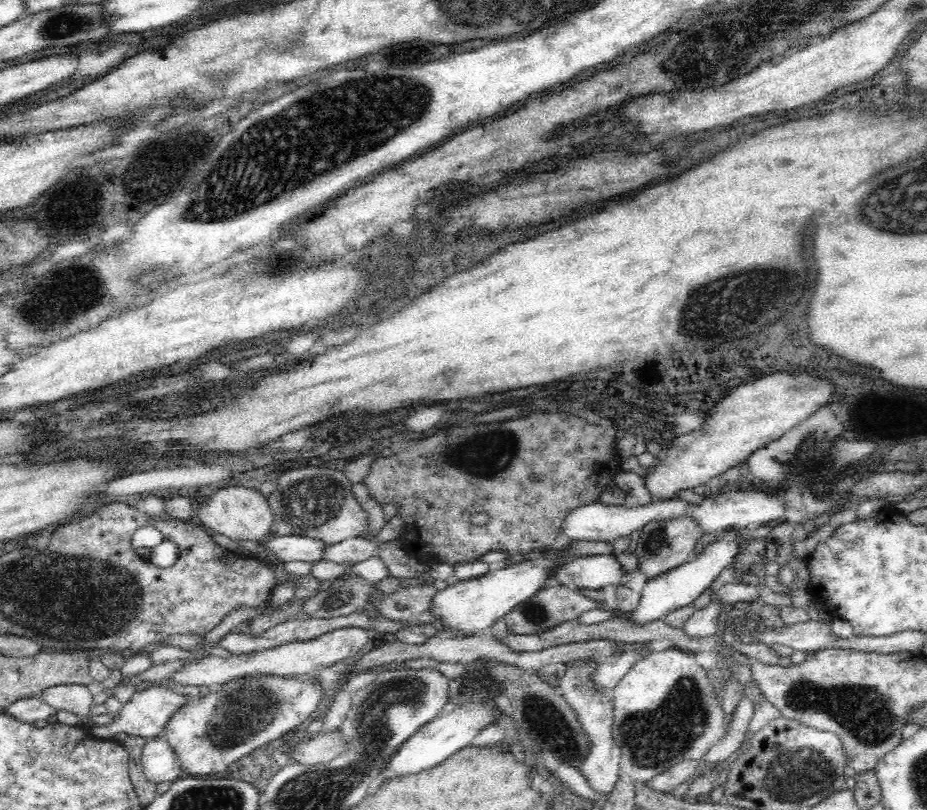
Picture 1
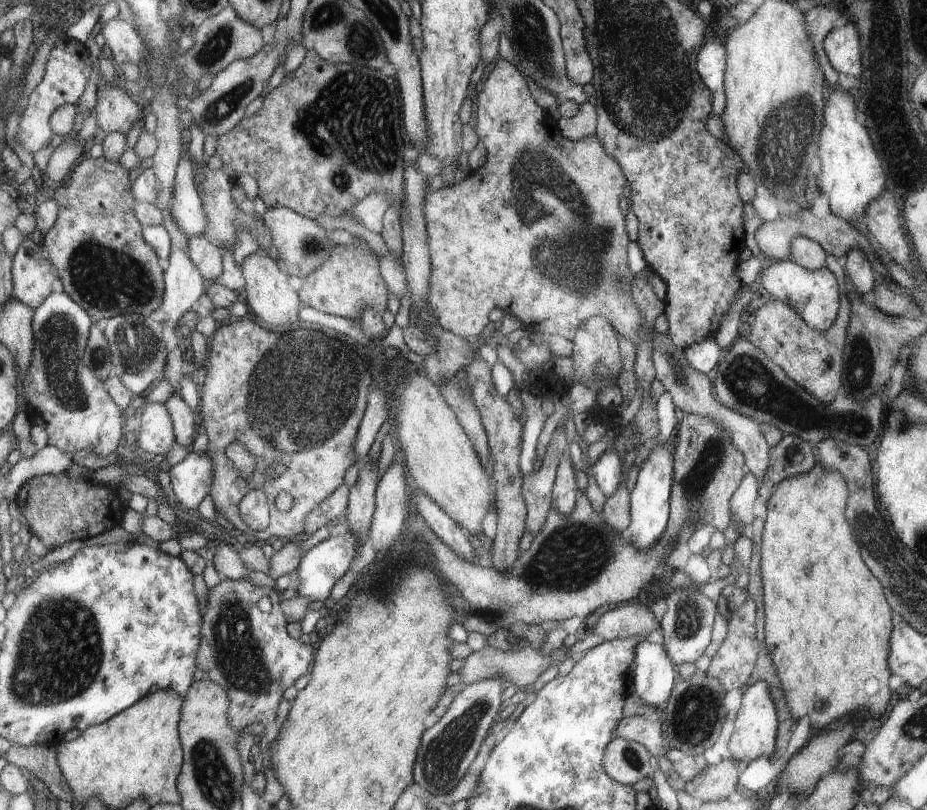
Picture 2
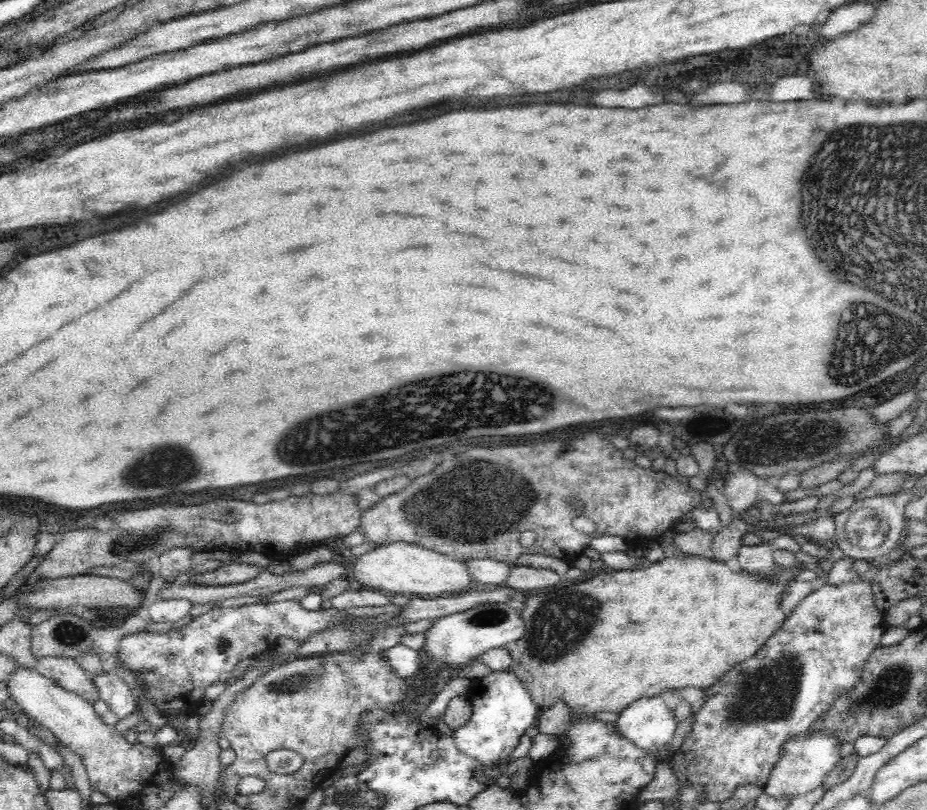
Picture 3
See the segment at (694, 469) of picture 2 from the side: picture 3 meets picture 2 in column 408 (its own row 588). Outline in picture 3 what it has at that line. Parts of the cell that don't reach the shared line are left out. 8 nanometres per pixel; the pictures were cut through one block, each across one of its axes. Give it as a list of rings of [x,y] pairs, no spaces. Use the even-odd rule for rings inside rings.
[[[514,565],[510,568],[506,585],[518,593],[534,592],[537,589],[557,585],[561,577],[552,569]]]

